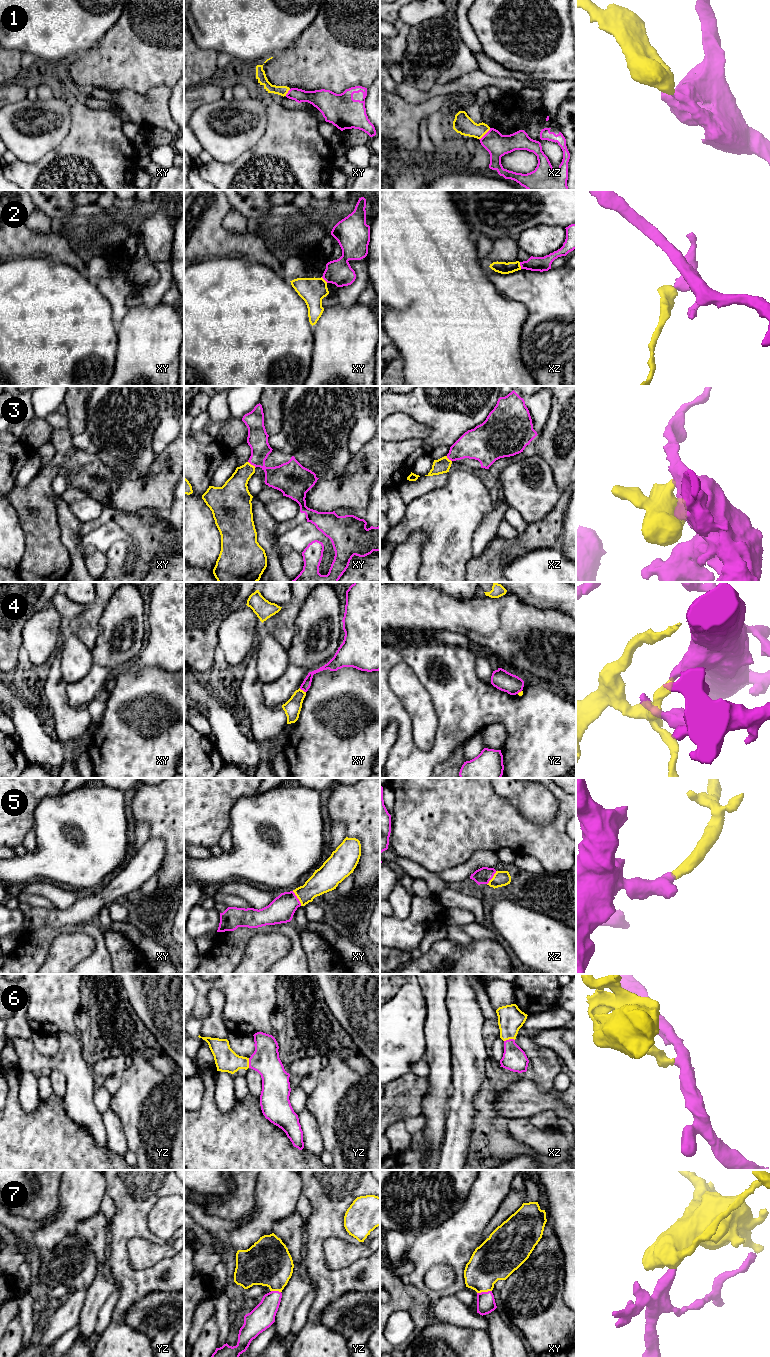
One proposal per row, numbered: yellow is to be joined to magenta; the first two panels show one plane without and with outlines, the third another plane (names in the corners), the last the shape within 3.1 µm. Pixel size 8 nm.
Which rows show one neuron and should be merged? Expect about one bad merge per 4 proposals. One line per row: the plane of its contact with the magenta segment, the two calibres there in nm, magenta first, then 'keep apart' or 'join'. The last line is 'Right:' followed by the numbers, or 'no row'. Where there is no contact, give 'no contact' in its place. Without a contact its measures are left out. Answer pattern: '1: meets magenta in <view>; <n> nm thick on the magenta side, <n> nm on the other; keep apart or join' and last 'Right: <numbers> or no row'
1: meets magenta in xz; 180 nm thick on the magenta side, 160 nm on the other; keep apart
2: meets magenta in xz; 120 nm thick on the magenta side, 100 nm on the other; keep apart
3: meets magenta in xy; 190 nm thick on the magenta side, 200 nm on the other; join
4: meets magenta in xy; 70 nm thick on the magenta side, 140 nm on the other; keep apart
5: meets magenta in xy; 200 nm thick on the magenta side, 190 nm on the other; join
6: meets magenta in xz; 190 nm thick on the magenta side, 200 nm on the other; join
7: meets magenta in xy; 150 nm thick on the magenta side, 320 nm on the other; join
Right: 3, 5, 6, 7

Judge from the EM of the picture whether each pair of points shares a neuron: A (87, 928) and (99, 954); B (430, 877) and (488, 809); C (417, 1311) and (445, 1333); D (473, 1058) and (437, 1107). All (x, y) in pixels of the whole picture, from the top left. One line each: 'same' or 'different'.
A: same
B: different
C: different
D: different

